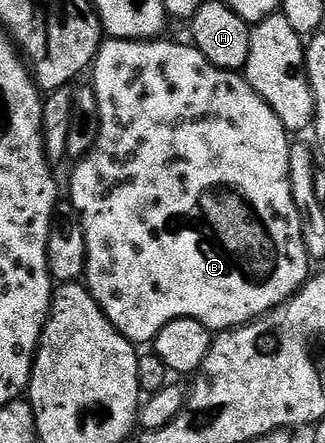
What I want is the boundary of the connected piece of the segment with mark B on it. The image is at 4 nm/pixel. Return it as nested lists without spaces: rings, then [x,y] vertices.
[[[114,38],[104,39],[99,46],[99,52],[95,56],[93,65],[93,73],[95,72],[95,84],[93,83],[93,91],[97,98],[97,110],[99,111],[99,137],[97,142],[92,146],[91,153],[83,157],[74,165],[75,173],[71,176],[71,204],[76,208],[78,219],[83,221],[83,229],[85,230],[85,246],[87,247],[87,270],[85,273],[85,287],[91,296],[101,306],[101,310],[109,318],[109,322],[118,330],[127,340],[136,346],[142,344],[150,345],[154,341],[163,327],[174,320],[196,320],[201,322],[205,327],[212,330],[230,330],[233,328],[241,328],[244,324],[249,324],[259,317],[267,315],[273,308],[290,300],[309,279],[309,271],[307,272],[307,264],[309,265],[309,257],[307,247],[303,241],[301,234],[301,222],[297,206],[293,202],[293,194],[291,193],[291,146],[292,141],[289,139],[287,127],[281,122],[281,118],[277,118],[277,114],[273,114],[273,110],[266,104],[257,94],[257,90],[253,90],[253,86],[247,80],[246,75],[239,72],[226,72],[223,68],[213,66],[213,62],[209,62],[205,58],[205,54],[201,54],[199,49],[187,44],[174,44],[168,38],[156,38],[154,40],[116,40]]]

